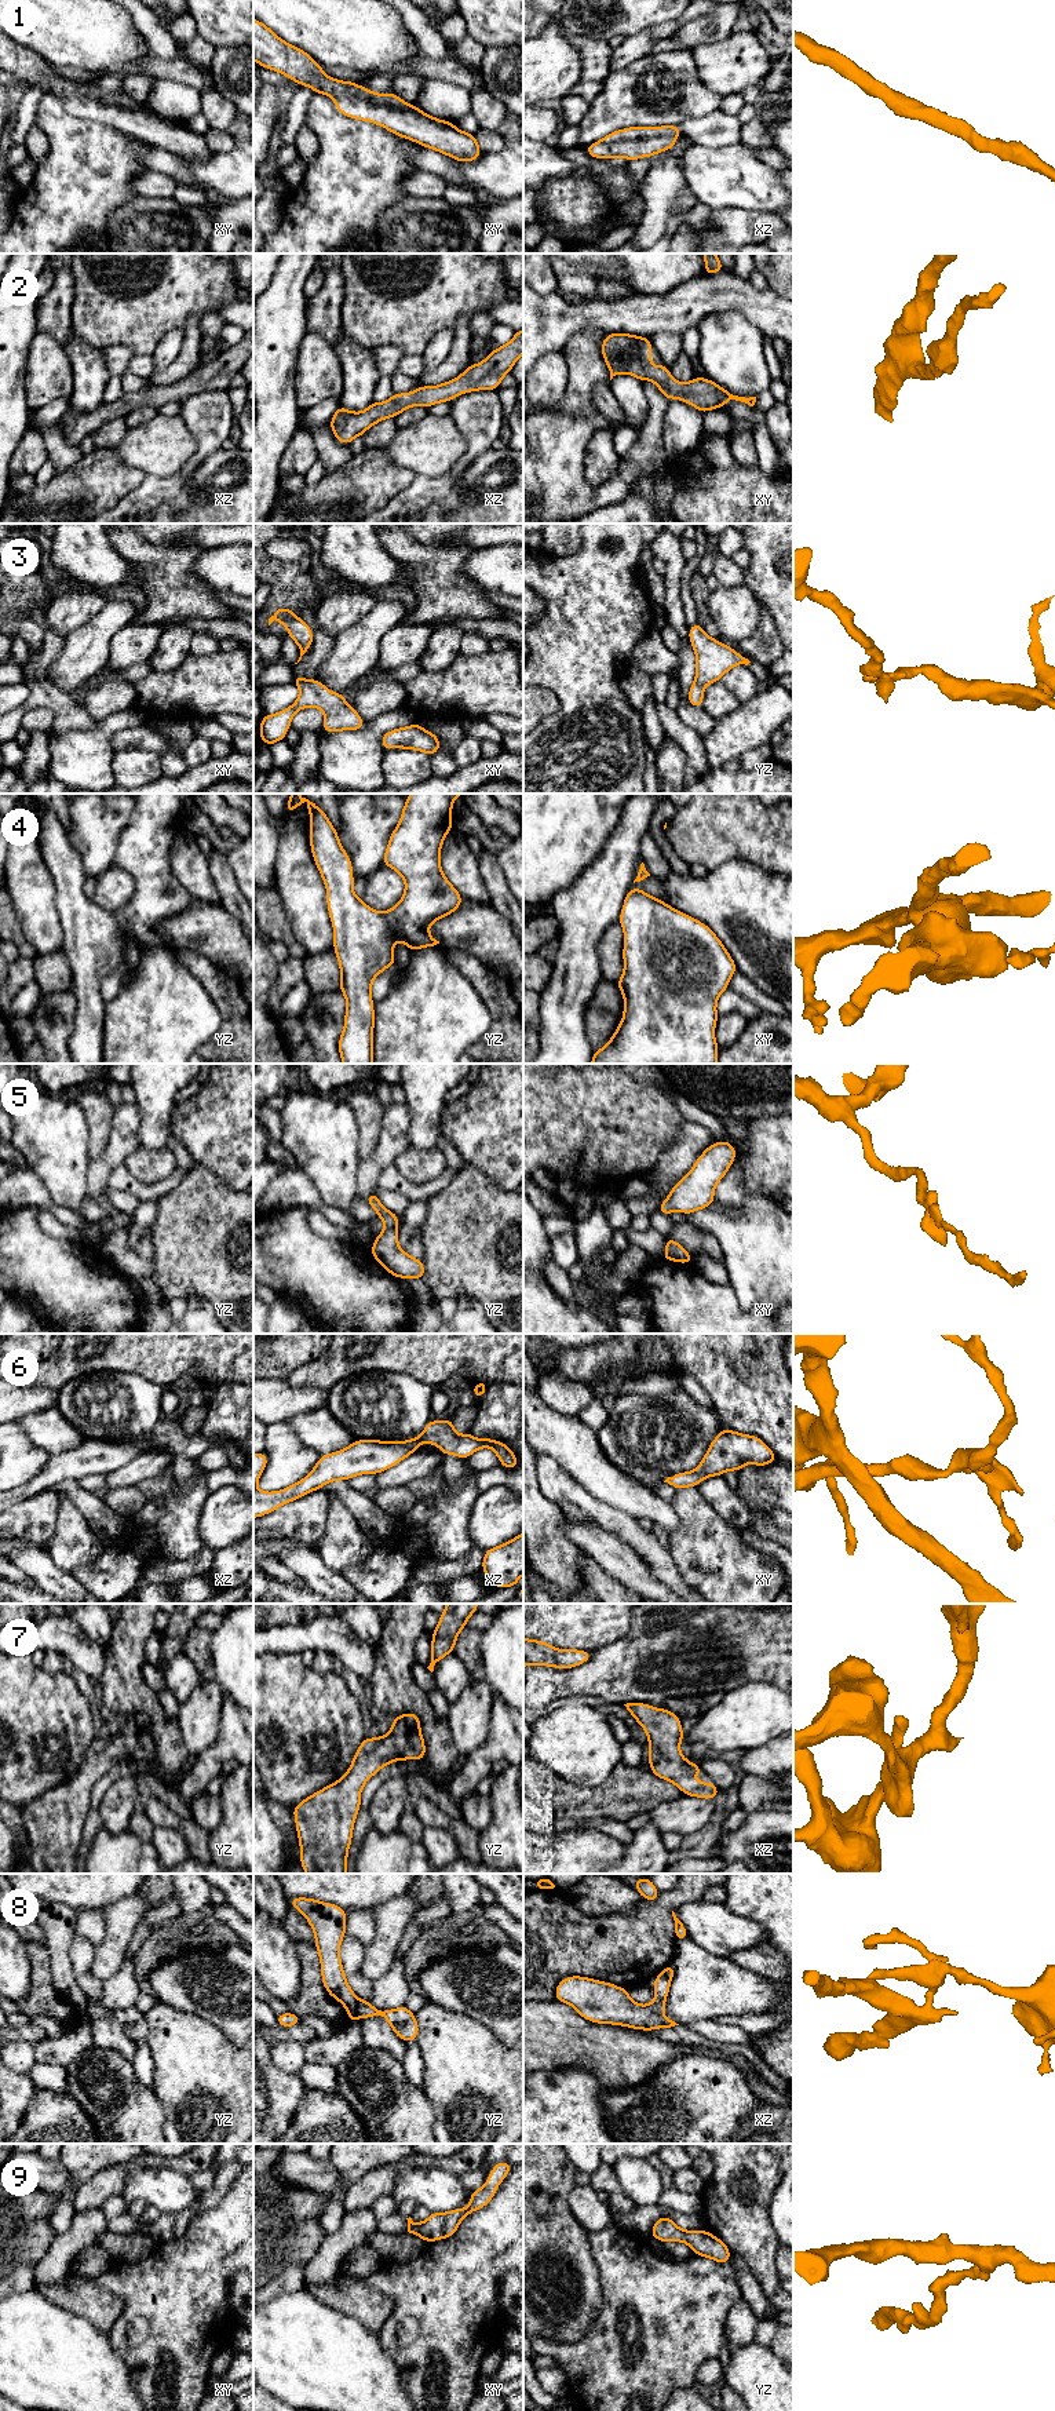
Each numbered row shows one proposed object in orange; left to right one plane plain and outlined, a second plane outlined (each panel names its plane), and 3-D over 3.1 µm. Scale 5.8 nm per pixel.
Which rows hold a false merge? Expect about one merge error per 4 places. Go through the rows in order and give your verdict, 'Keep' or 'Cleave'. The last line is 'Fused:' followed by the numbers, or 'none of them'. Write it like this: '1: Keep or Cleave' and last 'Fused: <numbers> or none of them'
1: Keep
2: Keep
3: Keep
4: Keep
5: Keep
6: Keep
7: Keep
8: Cleave
9: Keep
Fused: 8

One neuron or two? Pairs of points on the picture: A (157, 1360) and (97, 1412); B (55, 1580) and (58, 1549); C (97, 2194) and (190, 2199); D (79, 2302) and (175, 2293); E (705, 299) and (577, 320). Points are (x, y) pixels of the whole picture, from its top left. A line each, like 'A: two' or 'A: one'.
A: two
B: two
C: two
D: two
E: one

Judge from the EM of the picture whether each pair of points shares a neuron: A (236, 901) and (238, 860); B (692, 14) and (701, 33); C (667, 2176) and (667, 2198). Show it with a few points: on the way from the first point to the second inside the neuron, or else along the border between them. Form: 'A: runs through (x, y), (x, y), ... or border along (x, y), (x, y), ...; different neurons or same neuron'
A: border along (226, 854), (226, 861), (238, 887); different neurons
B: border along (705, 14), (687, 21), (671, 36); different neurons
C: border along (672, 2185), (664, 2191); different neurons

